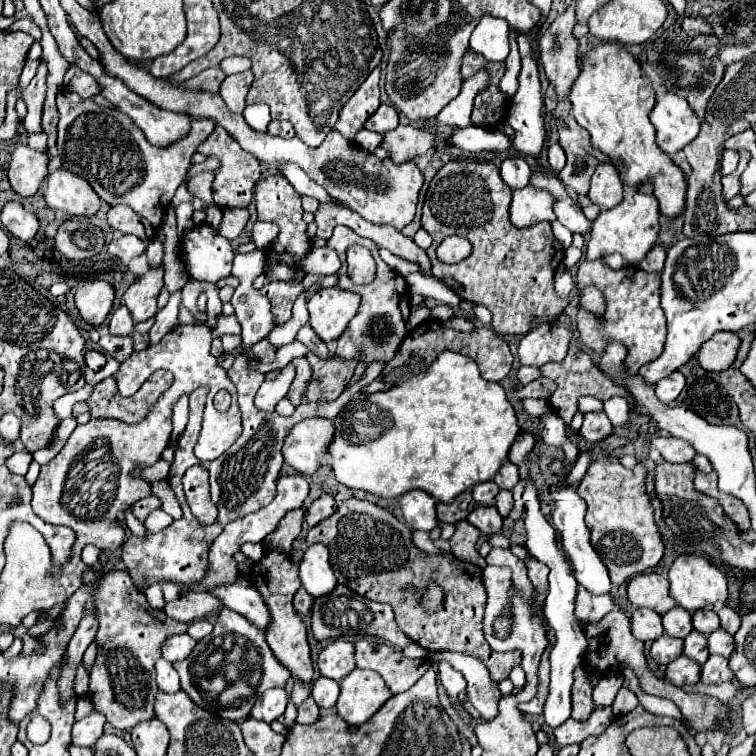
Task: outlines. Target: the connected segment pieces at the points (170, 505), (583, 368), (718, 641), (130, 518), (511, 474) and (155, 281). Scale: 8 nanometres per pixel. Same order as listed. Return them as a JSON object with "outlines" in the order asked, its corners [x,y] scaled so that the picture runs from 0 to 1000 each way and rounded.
{"outlines":[[[[216,647],[213,649],[213,655],[210,655],[210,660],[213,660],[213,671],[229,684],[229,687],[237,687],[239,684],[239,671],[237,671],[237,665],[234,665],[234,657],[231,657],[231,652],[229,652],[229,647]]],[[[763,456],[753,459],[750,472],[747,472],[742,480],[721,480],[721,483],[716,485],[716,496],[734,501],[737,515],[734,515],[734,520],[726,525],[726,528],[729,528],[729,541],[731,541],[739,552],[745,552],[750,567],[753,567],[766,583],[771,581],[769,573],[761,570],[761,567],[755,567],[755,554],[758,554],[758,549],[763,546],[763,528],[766,528],[766,525],[782,522],[782,525],[790,525],[790,528],[808,528],[808,525],[813,525],[813,522],[821,522],[821,525],[827,525],[827,528],[832,530],[832,536],[837,536],[837,525],[829,520],[829,515],[824,515],[821,509],[813,509],[808,501],[803,501],[803,499],[795,493],[795,488],[784,480],[782,470],[774,467],[774,464],[771,464],[769,459],[763,459]]],[[[948,832],[948,835],[940,837],[935,845],[938,845],[938,864],[954,866],[954,869],[964,872],[964,866],[967,866],[970,858],[972,858],[970,840],[964,840],[959,832]]],[[[169,672],[165,675],[165,685],[163,692],[165,692],[165,697],[180,709],[190,709],[193,704],[193,698],[188,690],[185,690],[175,679],[173,673]]],[[[671,610],[660,620],[660,626],[655,628],[652,636],[660,642],[660,647],[679,647],[684,642],[684,636],[687,636],[687,620],[684,620],[684,615],[679,615],[679,612]]],[[[197,356],[168,382],[163,396],[179,427],[194,425],[208,414],[208,390],[213,380],[216,380],[213,356]]]]}

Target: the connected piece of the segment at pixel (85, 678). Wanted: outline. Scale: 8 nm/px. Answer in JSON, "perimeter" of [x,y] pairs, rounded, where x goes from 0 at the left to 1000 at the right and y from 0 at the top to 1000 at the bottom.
{"perimeter":[[[104,880],[104,888],[102,888],[102,901],[99,901],[99,911],[102,911],[102,919],[104,922],[112,922],[115,919],[115,909],[118,909],[118,890],[110,885],[110,880]]]}

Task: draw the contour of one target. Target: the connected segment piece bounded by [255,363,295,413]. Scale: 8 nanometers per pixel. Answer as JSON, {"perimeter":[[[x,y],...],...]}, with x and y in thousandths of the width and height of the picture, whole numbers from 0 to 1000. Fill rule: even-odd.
{"perimeter":[[[382,480],[372,496],[361,504],[348,504],[348,509],[343,512],[340,522],[337,522],[337,538],[351,544],[351,546],[361,546],[364,544],[364,536],[380,522],[382,517],[382,509],[390,499],[390,485]]]}

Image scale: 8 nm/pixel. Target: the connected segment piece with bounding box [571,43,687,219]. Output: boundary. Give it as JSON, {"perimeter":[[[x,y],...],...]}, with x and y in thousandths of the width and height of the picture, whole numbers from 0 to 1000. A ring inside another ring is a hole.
{"perimeter":[[[792,57],[776,70],[769,86],[769,99],[755,123],[758,155],[782,179],[782,192],[800,202],[806,210],[816,210],[821,242],[845,250],[864,234],[864,255],[872,266],[872,282],[877,287],[898,287],[906,279],[906,229],[888,208],[869,194],[866,171],[858,160],[858,149],[866,139],[866,120],[858,102],[848,94],[845,83],[816,57]]]}

